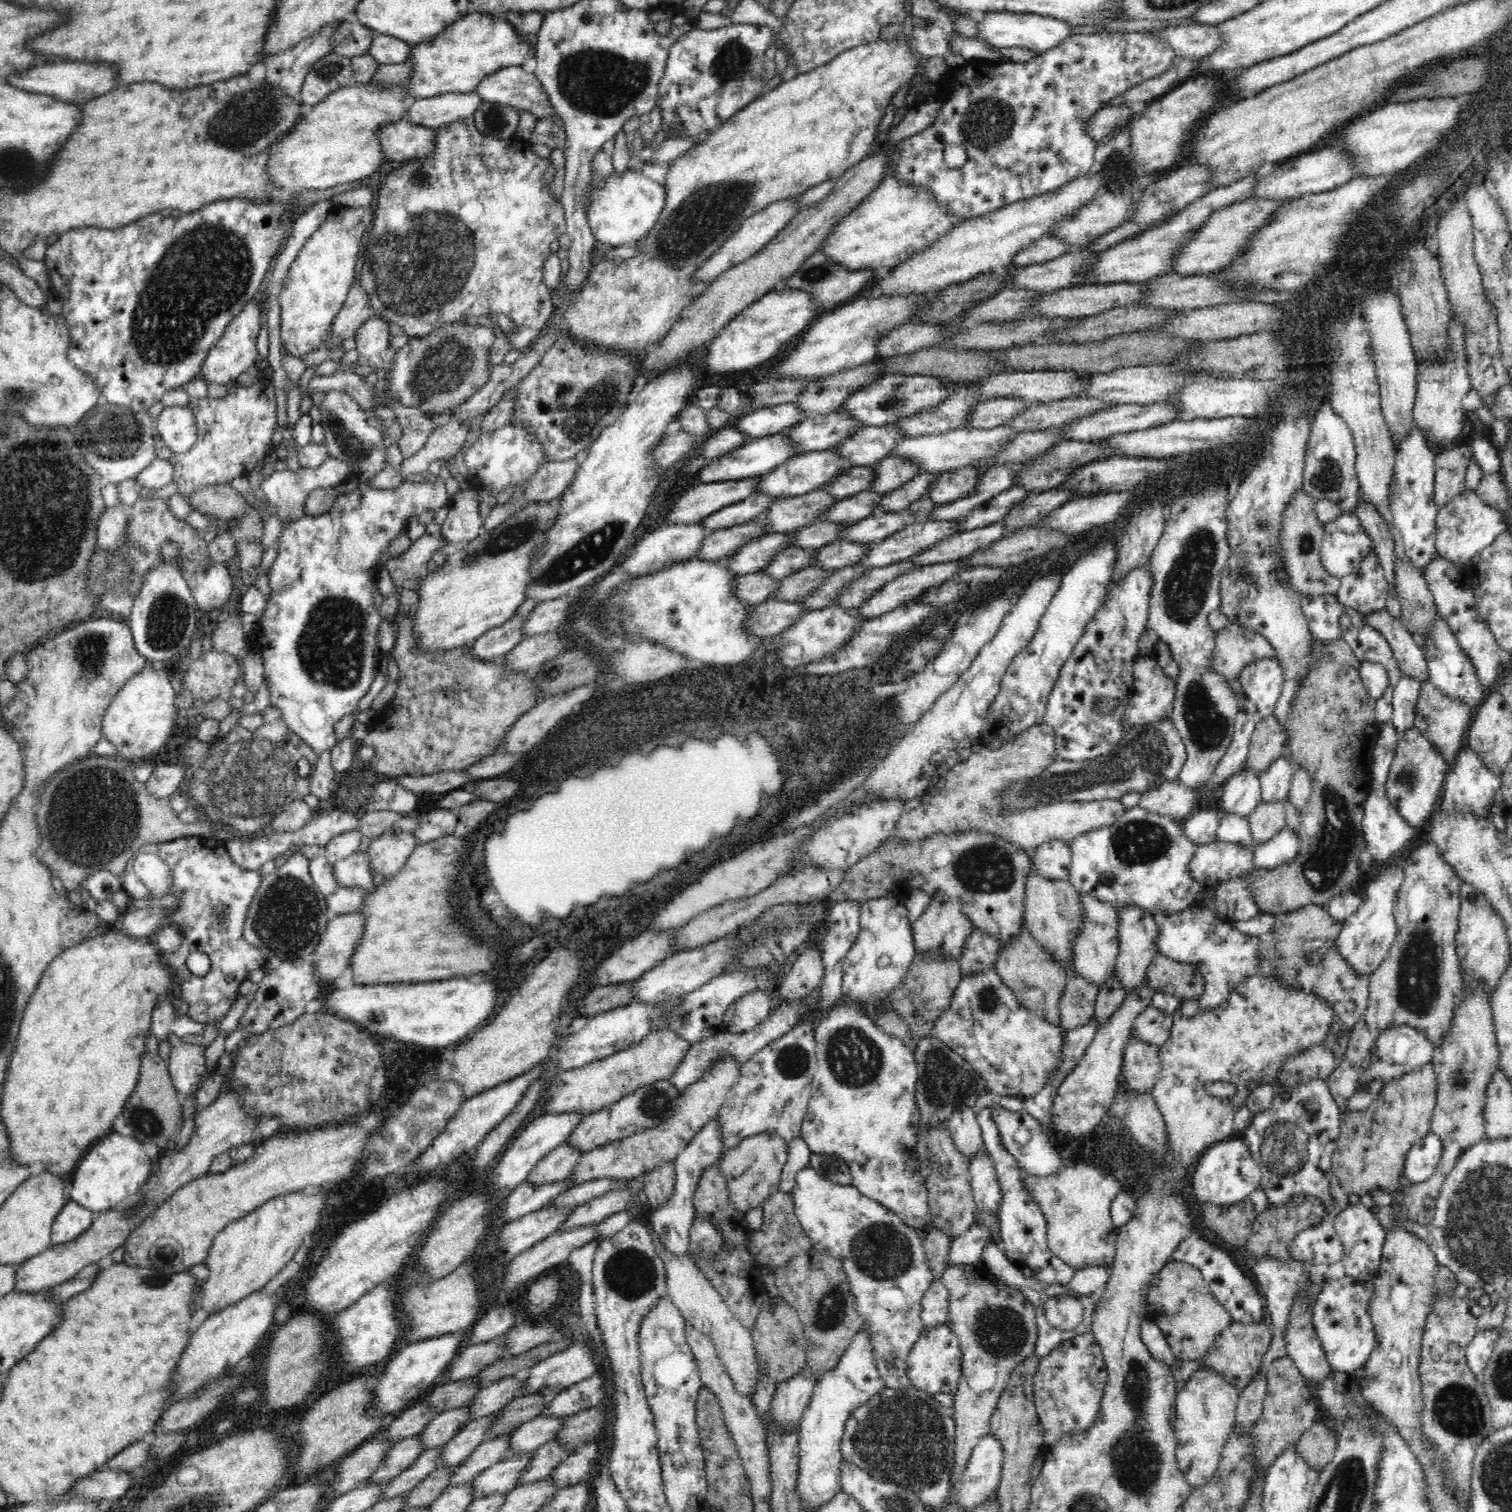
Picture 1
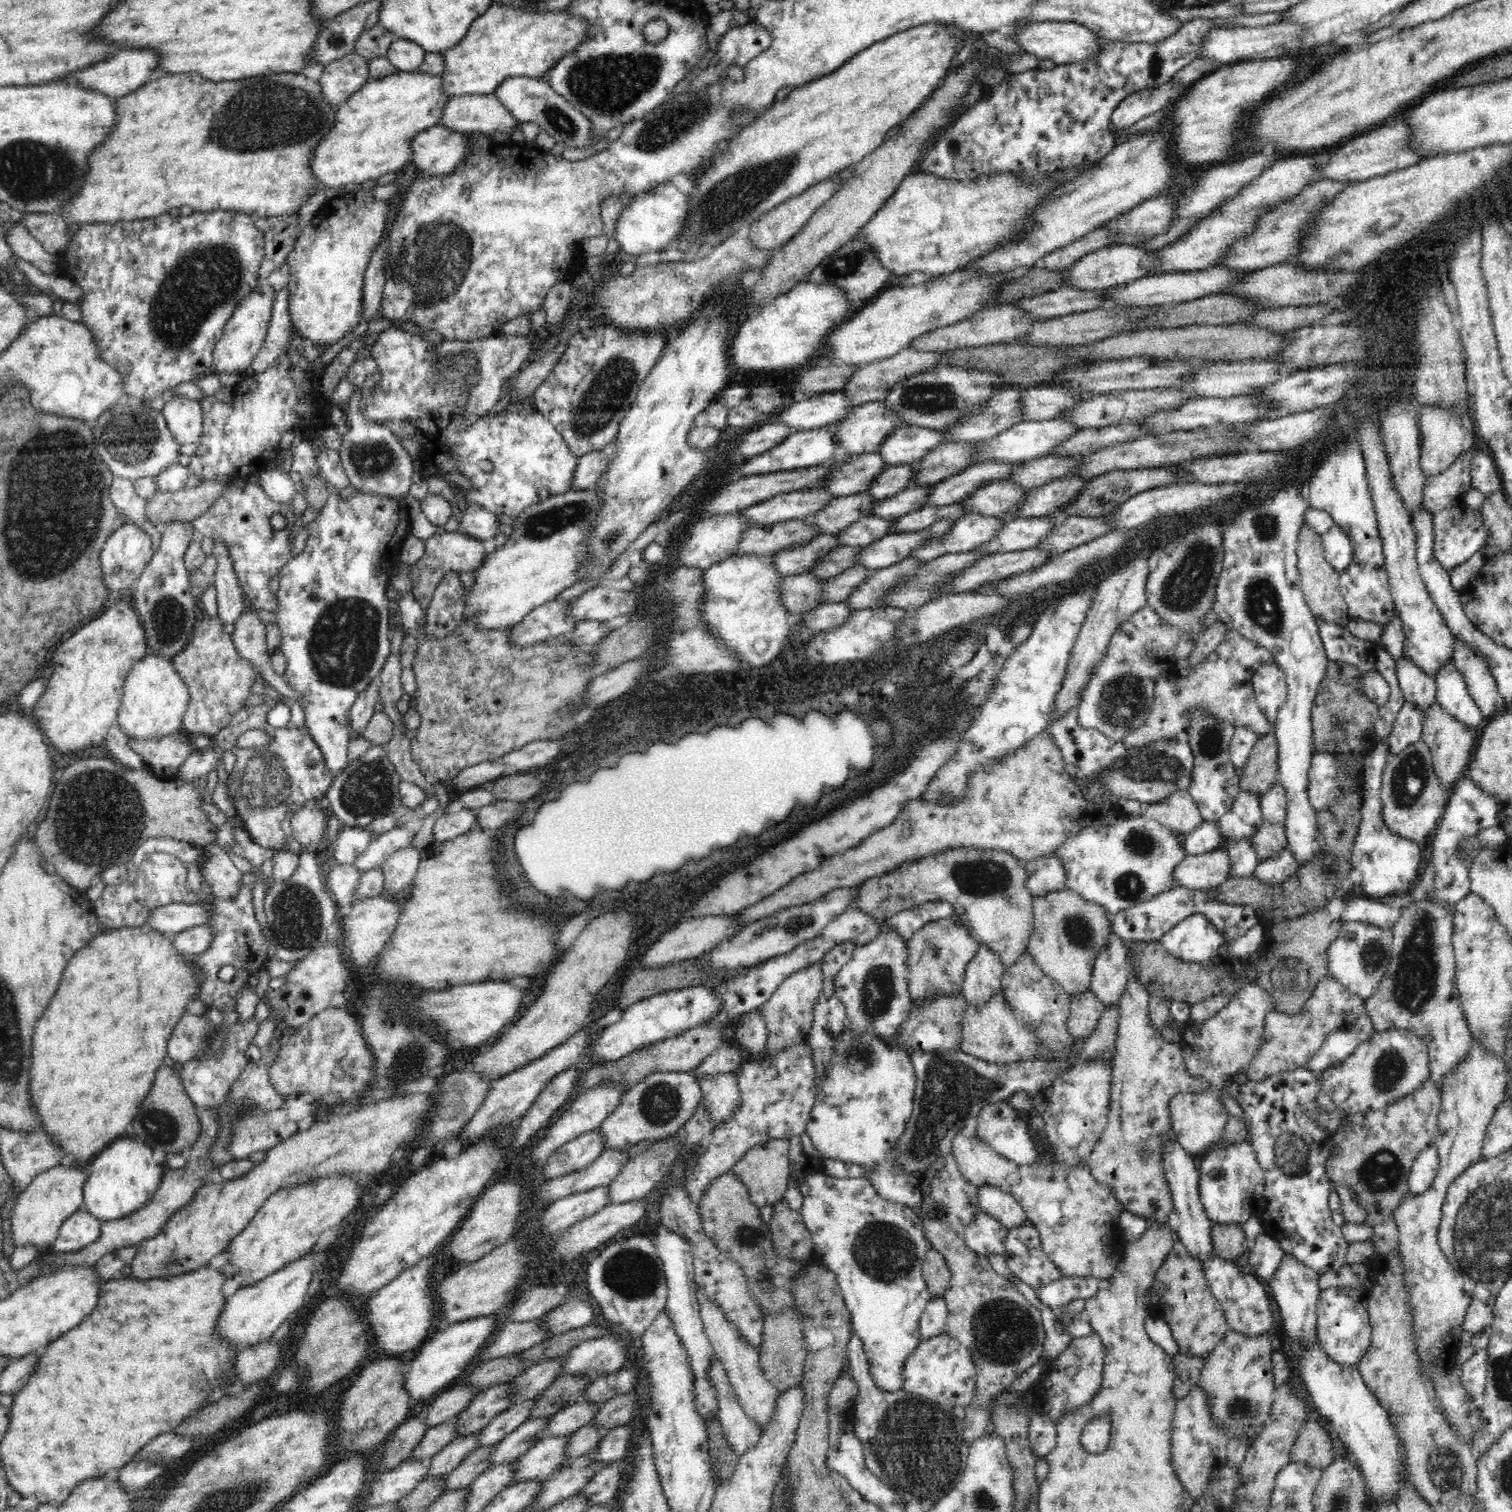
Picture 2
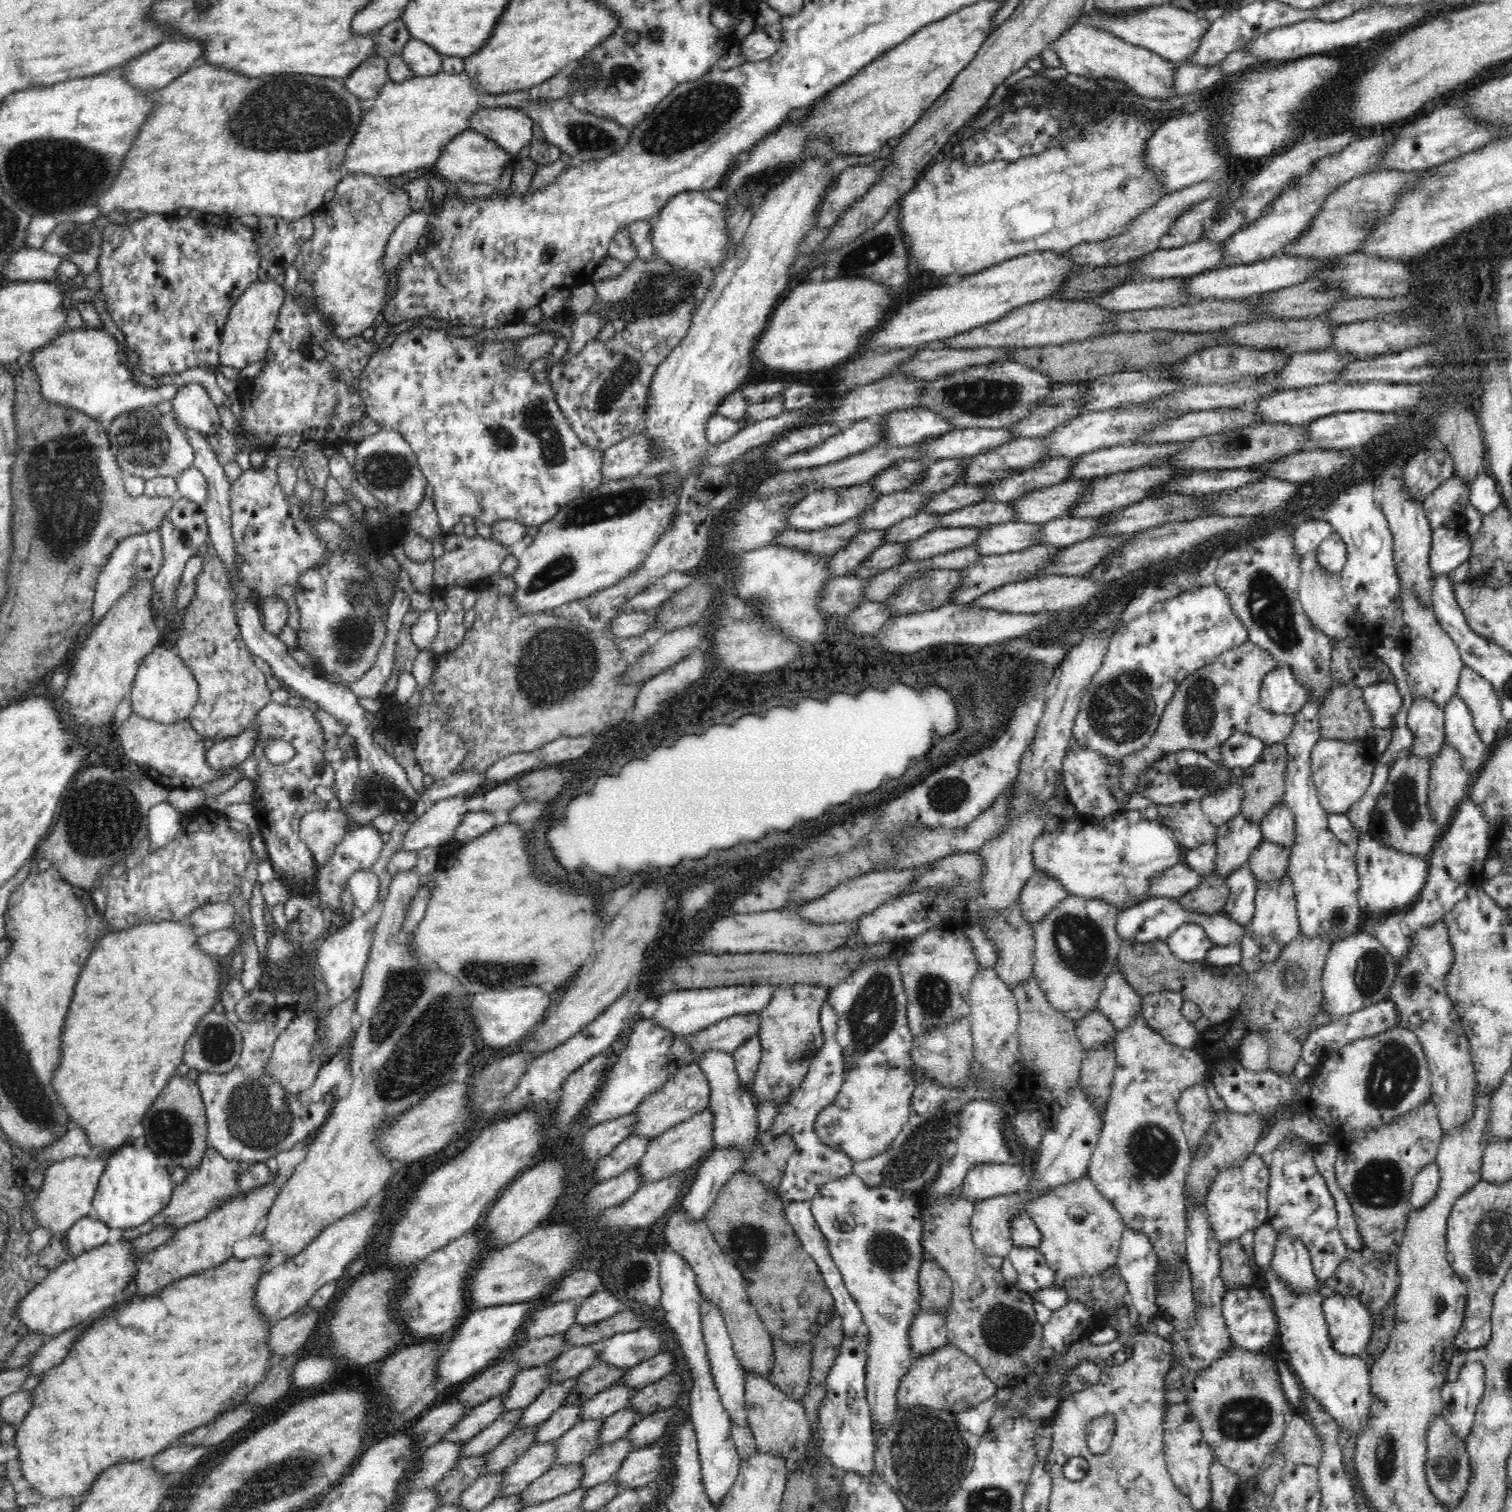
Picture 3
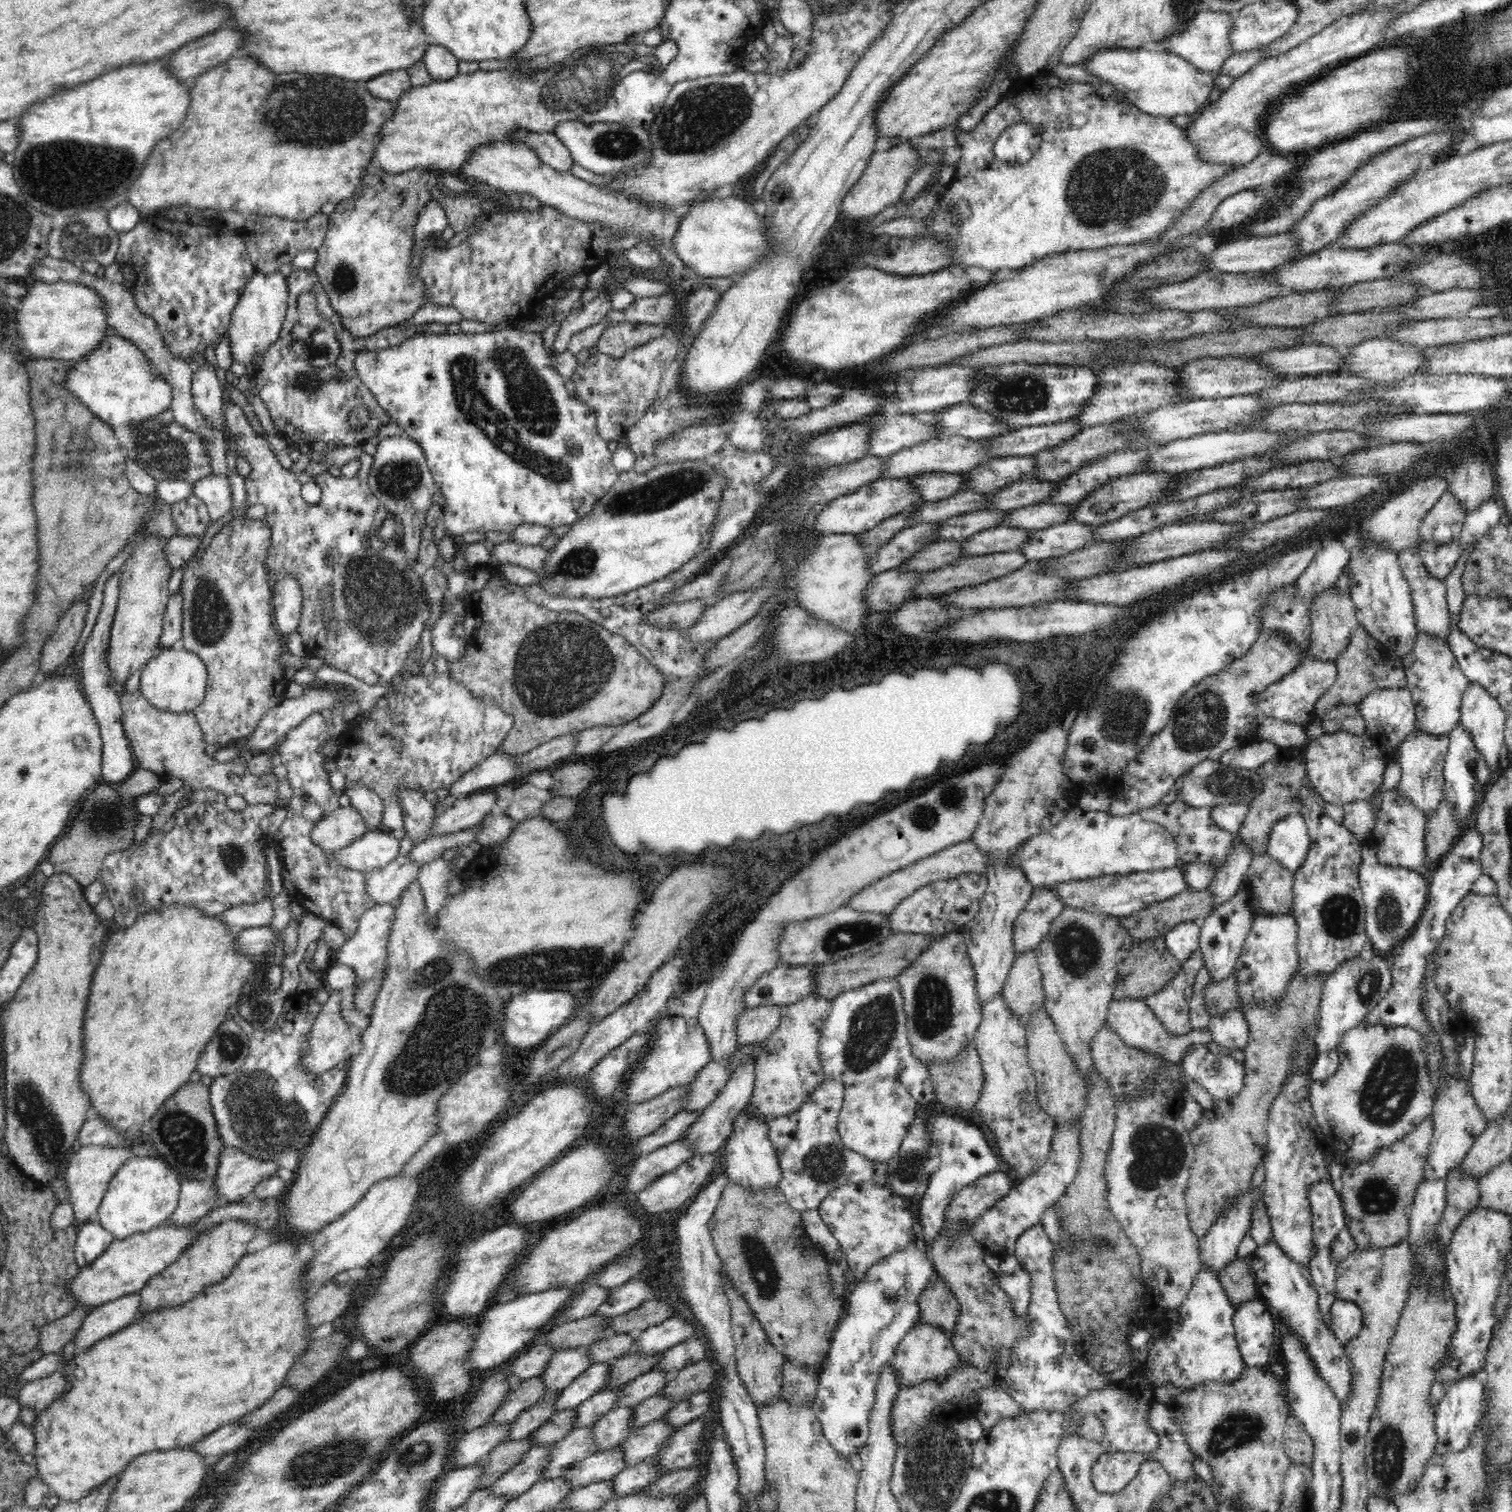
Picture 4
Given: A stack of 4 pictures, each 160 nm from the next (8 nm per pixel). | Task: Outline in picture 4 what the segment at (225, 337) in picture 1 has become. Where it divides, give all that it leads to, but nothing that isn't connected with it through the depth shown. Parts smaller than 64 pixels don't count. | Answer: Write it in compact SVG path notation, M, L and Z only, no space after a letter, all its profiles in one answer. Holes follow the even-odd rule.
M278 270L264 275L256 272L246 284L242 296L231 314L227 336L230 341L230 352L233 360L244 364L246 374L254 376L260 370L266 351L278 340L289 305L289 288L287 278Z

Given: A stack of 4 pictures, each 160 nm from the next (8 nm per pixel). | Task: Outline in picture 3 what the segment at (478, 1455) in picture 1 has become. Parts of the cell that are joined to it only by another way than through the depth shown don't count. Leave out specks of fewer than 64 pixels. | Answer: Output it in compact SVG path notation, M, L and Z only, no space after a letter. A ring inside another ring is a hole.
M581 1403L564 1405L557 1408L550 1418L539 1423L536 1434L536 1445L554 1442L562 1438L574 1424L581 1420Z

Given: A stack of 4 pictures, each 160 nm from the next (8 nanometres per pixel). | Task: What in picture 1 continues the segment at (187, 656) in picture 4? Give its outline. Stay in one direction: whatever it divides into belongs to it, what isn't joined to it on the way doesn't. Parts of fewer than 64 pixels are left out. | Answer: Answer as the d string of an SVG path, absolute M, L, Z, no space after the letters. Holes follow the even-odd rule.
M157 664L144 668L126 681L106 709L101 722L101 736L116 746L118 758L126 758L133 764L163 752L177 719L177 691L172 671Z

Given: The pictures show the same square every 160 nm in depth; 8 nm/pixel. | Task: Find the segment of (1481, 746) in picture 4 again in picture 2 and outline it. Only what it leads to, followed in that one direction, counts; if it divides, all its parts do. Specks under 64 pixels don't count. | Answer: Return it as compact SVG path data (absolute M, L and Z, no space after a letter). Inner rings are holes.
M1454 637L1454 665L1462 671L1468 691L1476 705L1480 707L1482 716L1488 720L1500 709L1502 704L1498 683L1495 681L1492 669L1482 653L1474 651L1470 645L1466 645L1460 637Z

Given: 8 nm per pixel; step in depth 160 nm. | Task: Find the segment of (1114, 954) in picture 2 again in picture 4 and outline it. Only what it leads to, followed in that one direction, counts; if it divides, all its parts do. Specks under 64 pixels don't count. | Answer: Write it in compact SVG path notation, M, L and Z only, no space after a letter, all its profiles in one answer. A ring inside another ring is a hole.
M1126 998L1126 1000L1112 1000L1108 1008L1107 1024L1111 1027L1113 1032L1116 1032L1122 1041L1129 1048L1136 1048L1140 1051L1158 1054L1166 1061L1180 1063L1182 1054L1188 1050L1191 1045L1206 1045L1213 1044L1212 1034L1209 1028L1206 1030L1193 1029L1188 1035L1180 1037L1170 1037L1164 1029L1164 1025L1152 1013L1152 1010L1146 1005L1144 999L1133 1000Z

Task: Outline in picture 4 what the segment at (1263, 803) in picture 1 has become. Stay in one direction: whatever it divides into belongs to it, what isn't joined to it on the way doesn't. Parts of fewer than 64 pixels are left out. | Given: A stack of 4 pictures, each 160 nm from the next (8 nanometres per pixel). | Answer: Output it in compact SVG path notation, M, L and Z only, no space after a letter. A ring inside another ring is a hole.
M1270 854L1253 856L1249 871L1245 874L1244 892L1247 903L1255 913L1287 913L1294 904L1293 872L1274 861Z

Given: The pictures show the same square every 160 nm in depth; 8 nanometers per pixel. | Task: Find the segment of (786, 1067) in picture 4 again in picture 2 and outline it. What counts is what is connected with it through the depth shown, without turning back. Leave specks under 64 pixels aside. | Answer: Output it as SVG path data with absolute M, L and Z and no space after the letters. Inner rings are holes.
M820 962L808 965L782 981L778 989L772 994L770 1001L760 1008L758 1014L764 1019L768 1036L765 1055L773 1055L780 1049L794 1046L794 1044L807 1044L808 1034L814 1024L814 1008L823 988L823 971Z

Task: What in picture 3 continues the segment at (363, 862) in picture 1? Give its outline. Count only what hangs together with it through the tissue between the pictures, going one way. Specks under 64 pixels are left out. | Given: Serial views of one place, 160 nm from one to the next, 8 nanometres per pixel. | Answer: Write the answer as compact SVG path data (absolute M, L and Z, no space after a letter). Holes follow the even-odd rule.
M468 797L437 800L426 812L410 824L399 850L420 850L426 846L447 846L456 840L455 830L468 812L464 802Z

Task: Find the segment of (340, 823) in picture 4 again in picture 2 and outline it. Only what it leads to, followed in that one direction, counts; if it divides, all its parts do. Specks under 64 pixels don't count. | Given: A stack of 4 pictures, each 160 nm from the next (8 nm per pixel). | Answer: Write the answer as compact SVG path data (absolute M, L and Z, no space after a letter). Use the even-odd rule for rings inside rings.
M307 806L291 816L289 823L293 830L293 837L302 844L303 849L314 852L316 844L326 835L326 822L329 814L329 811Z

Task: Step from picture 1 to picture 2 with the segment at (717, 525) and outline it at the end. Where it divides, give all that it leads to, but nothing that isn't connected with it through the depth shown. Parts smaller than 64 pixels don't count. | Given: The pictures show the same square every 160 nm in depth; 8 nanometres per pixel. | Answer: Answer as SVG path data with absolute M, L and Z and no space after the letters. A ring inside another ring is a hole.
M818 489L788 492L776 494L739 512L746 521L754 524L810 519L814 512L822 510L832 498L836 497Z

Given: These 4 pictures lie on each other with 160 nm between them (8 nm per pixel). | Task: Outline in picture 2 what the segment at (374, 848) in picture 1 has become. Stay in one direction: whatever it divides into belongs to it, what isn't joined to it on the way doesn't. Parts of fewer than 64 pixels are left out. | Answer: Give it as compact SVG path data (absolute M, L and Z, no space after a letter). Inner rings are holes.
M413 845L390 853L380 865L384 879L383 894L391 899L396 892L406 890L417 875L420 859L420 851Z

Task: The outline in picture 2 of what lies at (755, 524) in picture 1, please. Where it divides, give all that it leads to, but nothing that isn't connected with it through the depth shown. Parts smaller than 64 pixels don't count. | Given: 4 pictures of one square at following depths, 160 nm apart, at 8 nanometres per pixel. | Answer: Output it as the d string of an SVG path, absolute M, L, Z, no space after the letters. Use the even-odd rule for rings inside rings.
M806 520L762 523L744 530L736 548L736 555L754 554L769 557L798 544L806 544L819 532Z

